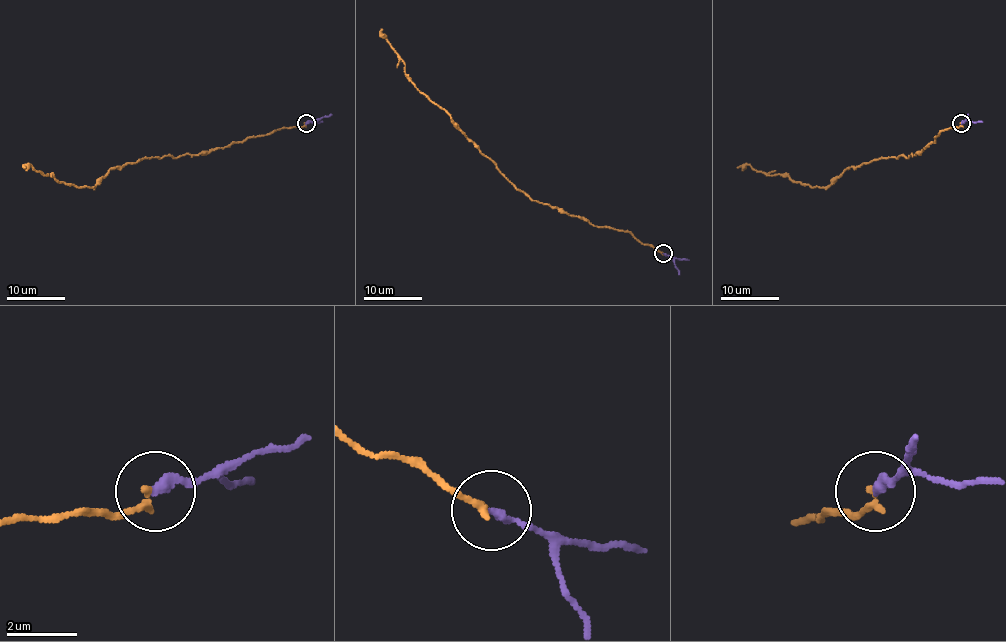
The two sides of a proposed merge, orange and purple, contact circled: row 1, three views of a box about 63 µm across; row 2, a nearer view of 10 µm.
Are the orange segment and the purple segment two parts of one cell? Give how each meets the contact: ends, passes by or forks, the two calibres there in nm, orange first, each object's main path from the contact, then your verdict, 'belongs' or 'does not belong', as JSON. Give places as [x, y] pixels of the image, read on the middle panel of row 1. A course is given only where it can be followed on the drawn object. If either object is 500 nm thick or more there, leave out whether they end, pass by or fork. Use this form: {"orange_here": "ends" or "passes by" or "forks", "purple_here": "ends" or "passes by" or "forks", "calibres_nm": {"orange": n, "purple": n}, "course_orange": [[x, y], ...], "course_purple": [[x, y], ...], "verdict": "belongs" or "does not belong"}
{"orange_here": "ends", "purple_here": "ends", "calibres_nm": {"orange": 220, "purple": 260}, "course_orange": [[663, 254], [628, 232], [593, 226], [554, 206], [531, 200], [518, 190], [450, 115], [415, 87], [382, 29]], "course_purple": [[663, 254], [689, 259]], "verdict": "belongs"}

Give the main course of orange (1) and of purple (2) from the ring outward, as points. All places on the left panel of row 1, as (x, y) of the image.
1: (306, 123), (197, 155), (126, 162), (113, 166), (93, 187), (58, 182), (31, 165), (25, 168)
2: (306, 123), (332, 114)

